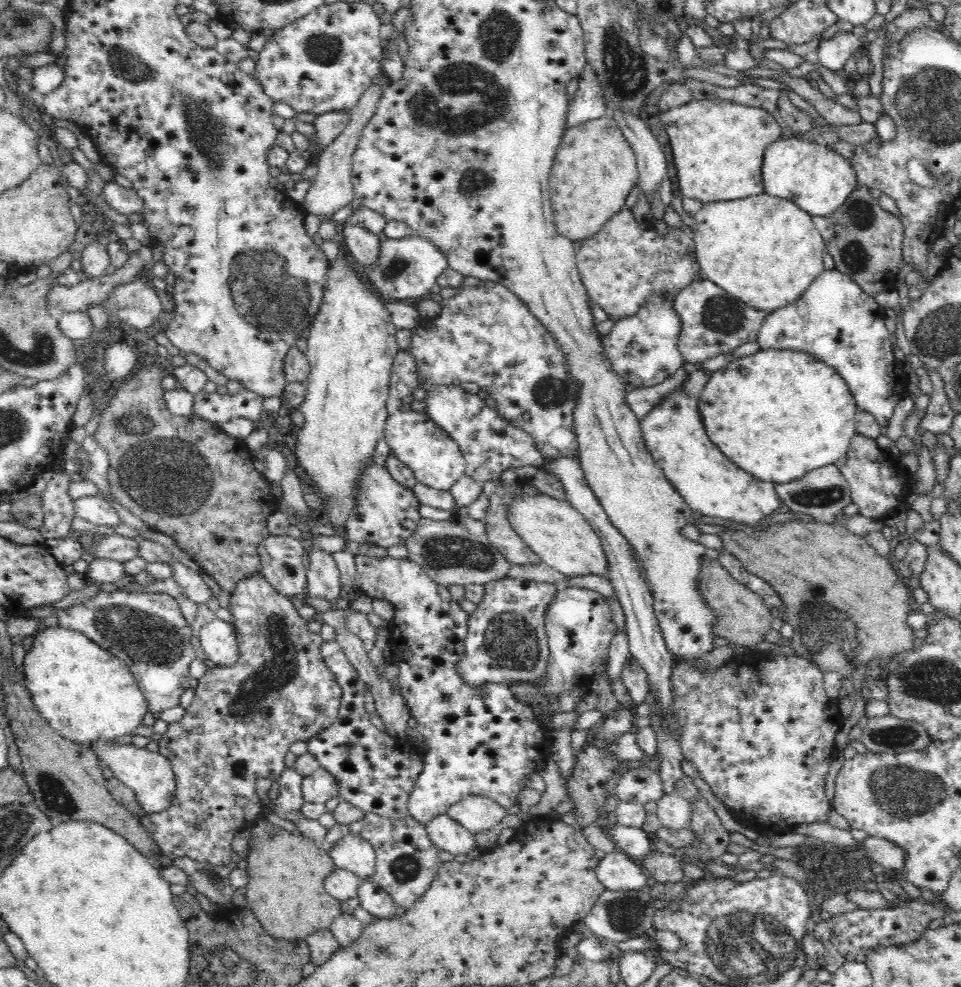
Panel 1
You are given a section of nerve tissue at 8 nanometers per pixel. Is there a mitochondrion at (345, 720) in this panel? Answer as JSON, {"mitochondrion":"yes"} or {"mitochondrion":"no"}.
{"mitochondrion":"no"}

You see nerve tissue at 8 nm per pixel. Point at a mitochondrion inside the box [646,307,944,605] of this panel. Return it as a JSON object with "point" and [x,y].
{"point":[809,497]}

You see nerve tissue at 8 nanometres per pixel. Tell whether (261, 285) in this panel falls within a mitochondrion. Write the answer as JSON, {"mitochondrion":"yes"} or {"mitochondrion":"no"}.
{"mitochondrion":"yes"}

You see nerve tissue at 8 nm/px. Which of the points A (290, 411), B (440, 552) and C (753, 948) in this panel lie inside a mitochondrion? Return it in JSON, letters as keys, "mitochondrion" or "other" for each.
{"A":"other","B":"mitochondrion","C":"mitochondrion"}

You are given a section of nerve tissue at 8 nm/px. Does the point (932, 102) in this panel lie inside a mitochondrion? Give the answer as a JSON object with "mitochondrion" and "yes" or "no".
{"mitochondrion":"yes"}

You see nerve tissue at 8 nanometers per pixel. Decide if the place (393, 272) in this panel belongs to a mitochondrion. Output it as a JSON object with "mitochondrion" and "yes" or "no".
{"mitochondrion":"yes"}

